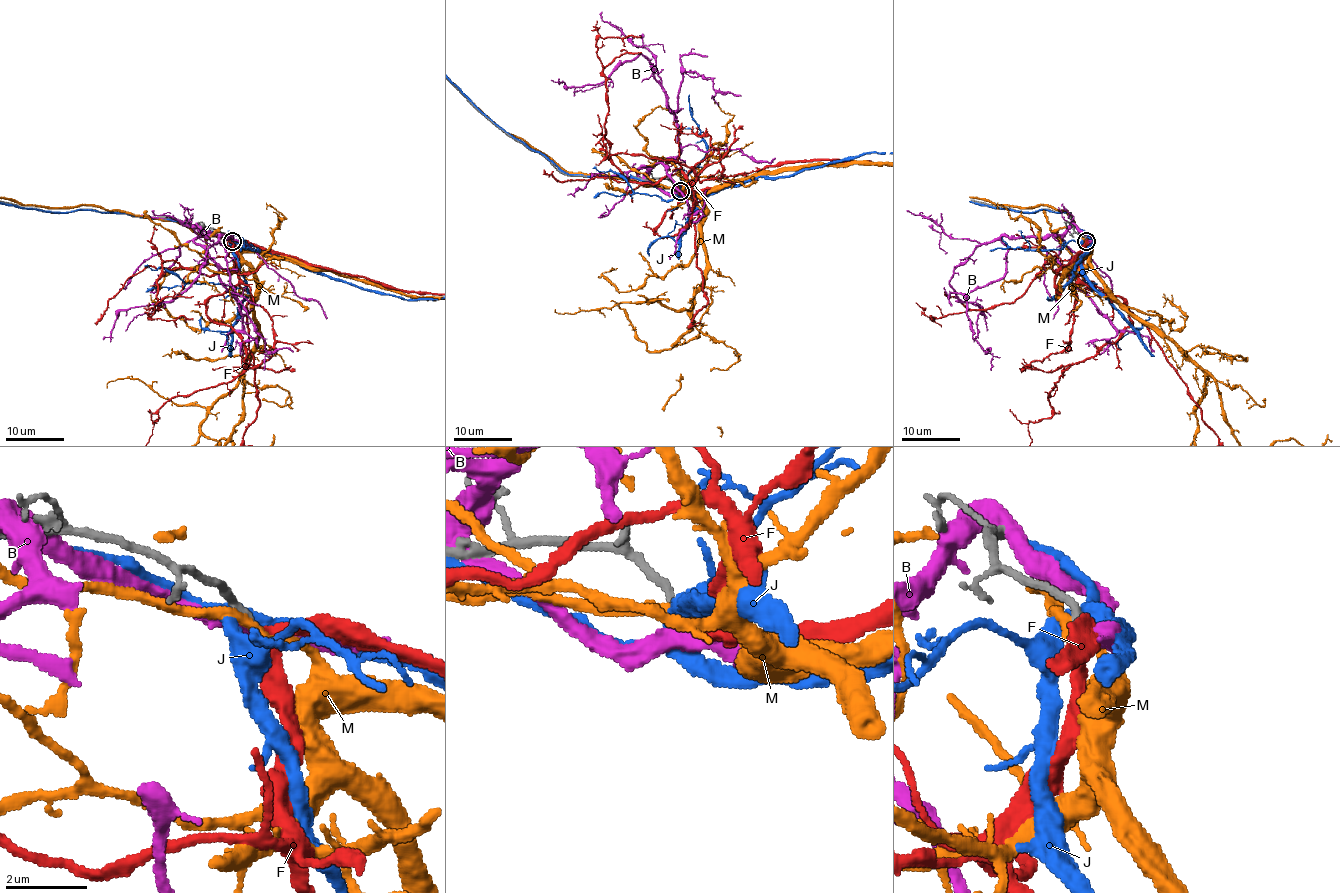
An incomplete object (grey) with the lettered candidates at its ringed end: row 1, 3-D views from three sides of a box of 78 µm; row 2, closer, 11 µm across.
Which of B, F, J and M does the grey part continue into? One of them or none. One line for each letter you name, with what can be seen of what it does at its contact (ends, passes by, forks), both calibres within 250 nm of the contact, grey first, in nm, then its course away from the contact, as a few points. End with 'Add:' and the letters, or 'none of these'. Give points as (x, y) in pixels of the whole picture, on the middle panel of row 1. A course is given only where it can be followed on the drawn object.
F: it passes by; calibres 190 and 300 nm
Add: F

